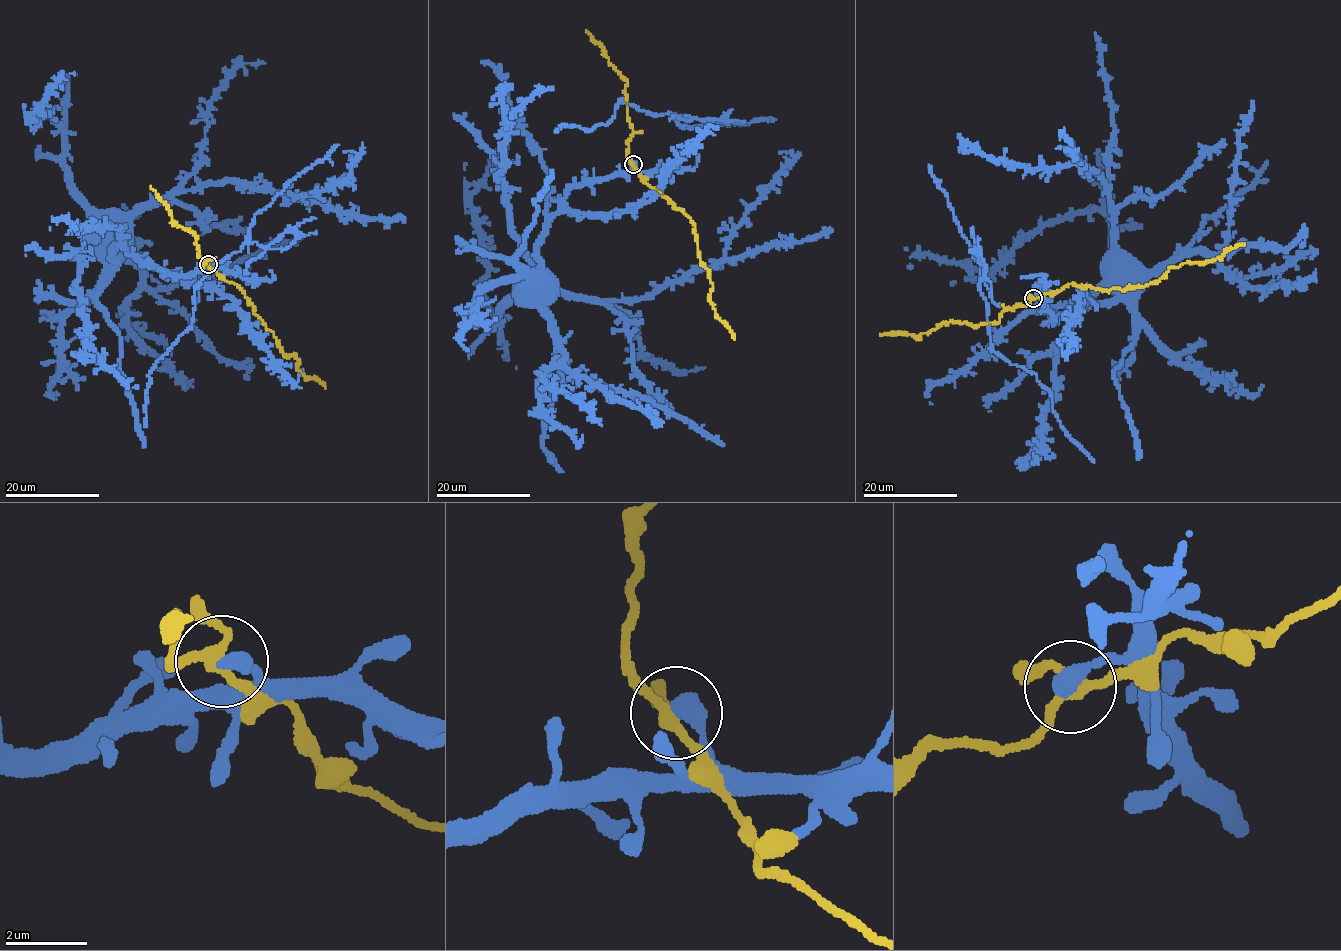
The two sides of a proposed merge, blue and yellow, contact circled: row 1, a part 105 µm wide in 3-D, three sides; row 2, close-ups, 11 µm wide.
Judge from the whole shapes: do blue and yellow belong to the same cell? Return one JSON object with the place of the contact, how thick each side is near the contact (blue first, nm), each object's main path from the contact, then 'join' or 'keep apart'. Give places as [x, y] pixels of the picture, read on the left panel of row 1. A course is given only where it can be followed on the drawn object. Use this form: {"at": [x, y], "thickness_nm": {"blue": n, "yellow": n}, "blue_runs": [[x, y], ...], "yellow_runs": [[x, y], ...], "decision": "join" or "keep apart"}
{"at": [208, 264], "thickness_nm": {"blue": 440, "yellow": 240}, "blue_runs": [[208, 264], [211, 268], [169, 275], [121, 245], [112, 254], [113, 260], [110, 248], [95, 235], [96, 224]], "yellow_runs": [[208, 264], [239, 287], [284, 357], [294, 354], [305, 377], [326, 386]], "decision": "keep apart"}

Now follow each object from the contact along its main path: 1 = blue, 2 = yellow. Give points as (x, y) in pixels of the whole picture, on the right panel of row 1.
1: (1033, 298), (1040, 296), (1052, 320), (1078, 302), (1114, 301), (1118, 289), (1115, 288), (1114, 275)
2: (1033, 298), (1053, 293), (1071, 284), (1105, 290), (1157, 283), (1170, 267), (1210, 261), (1245, 242)

